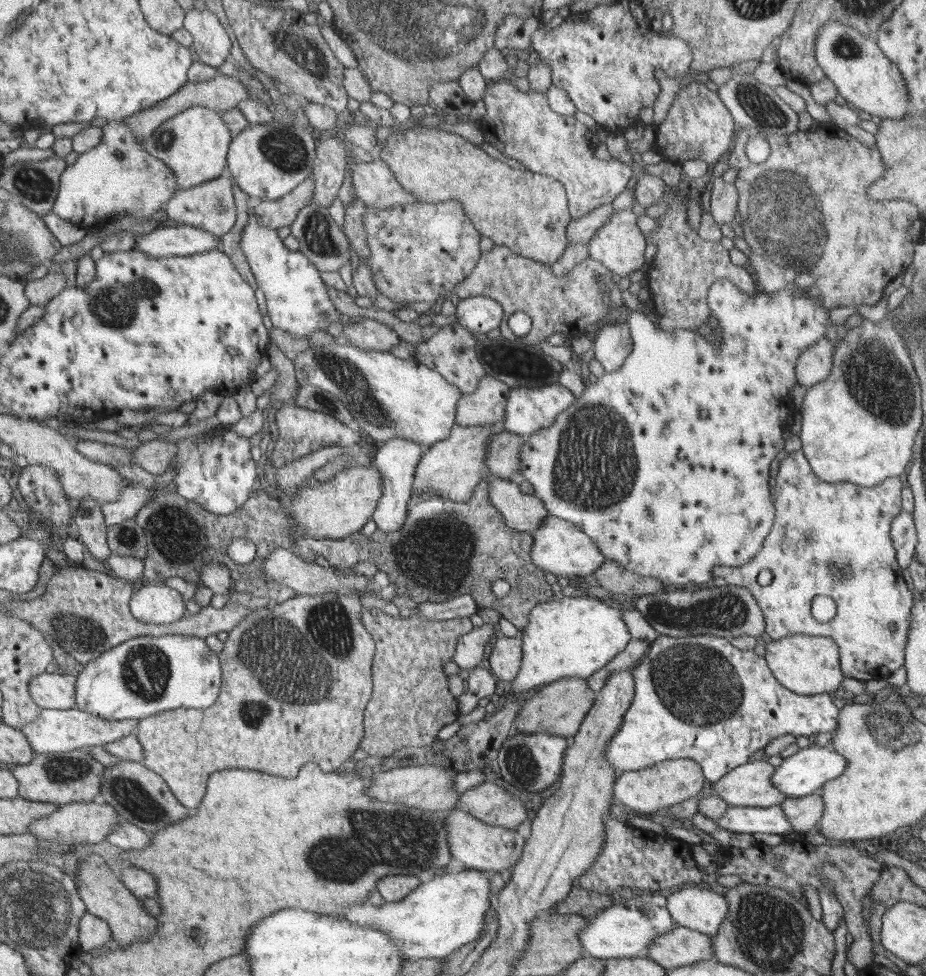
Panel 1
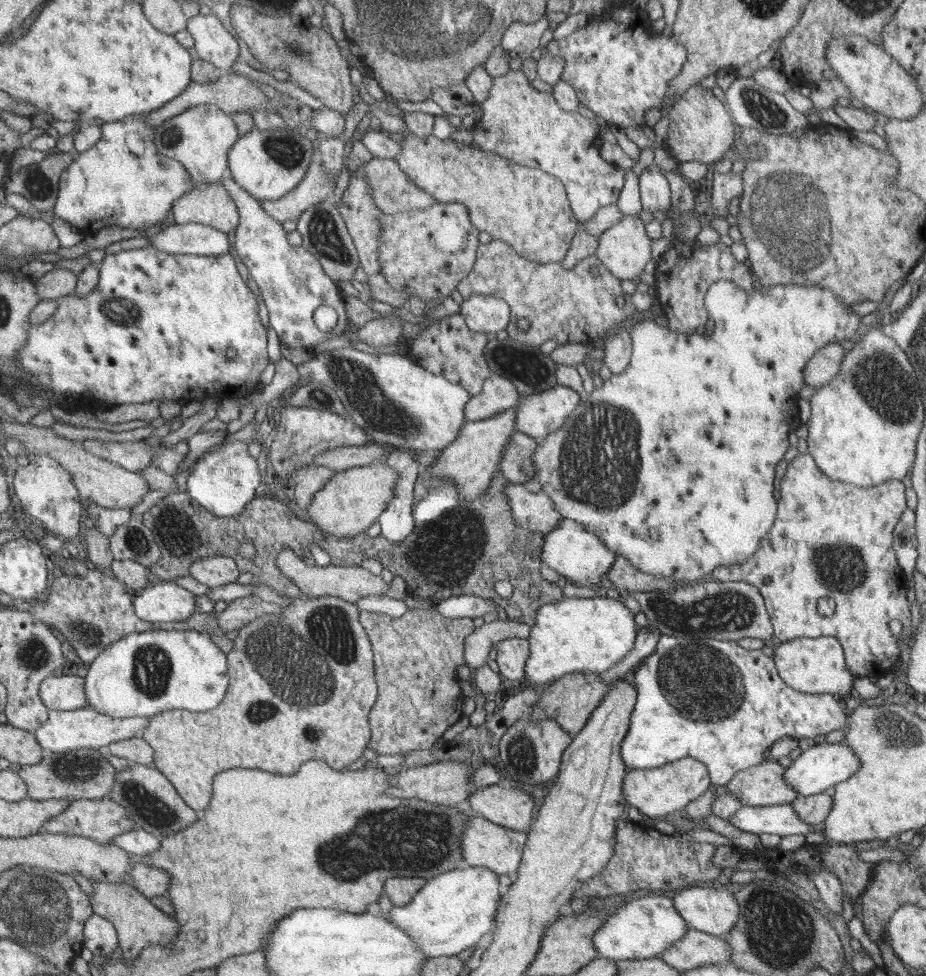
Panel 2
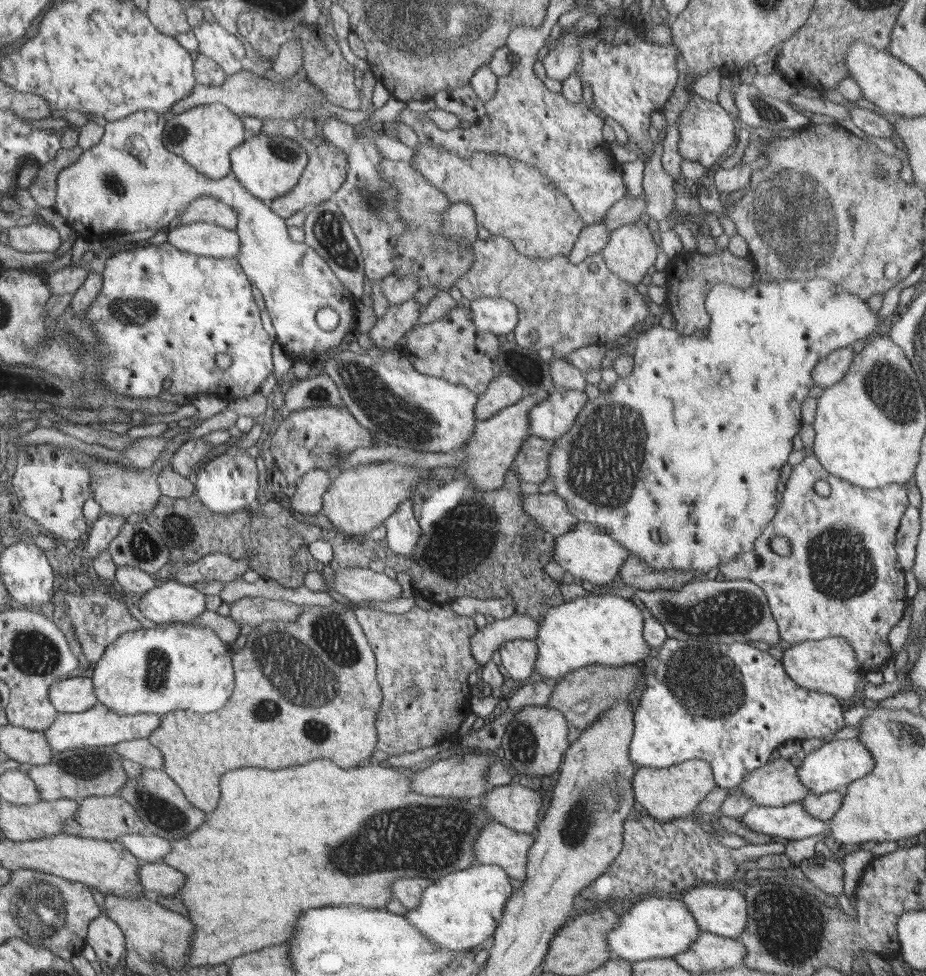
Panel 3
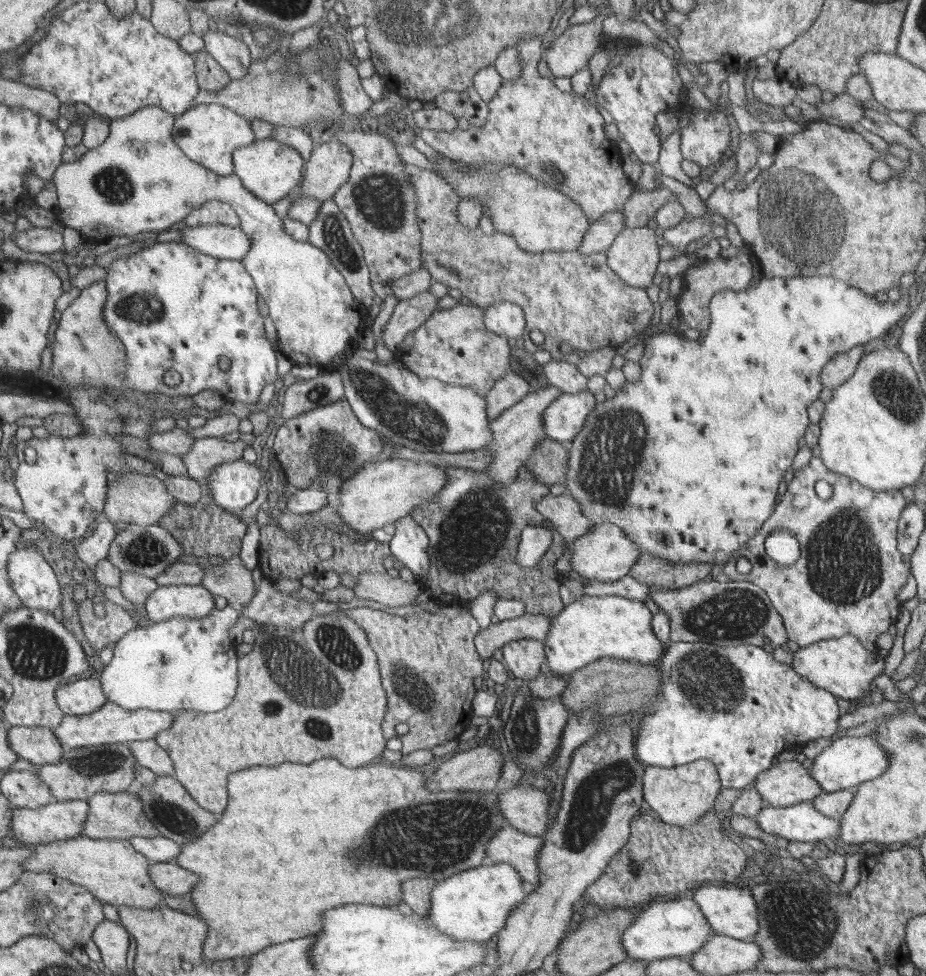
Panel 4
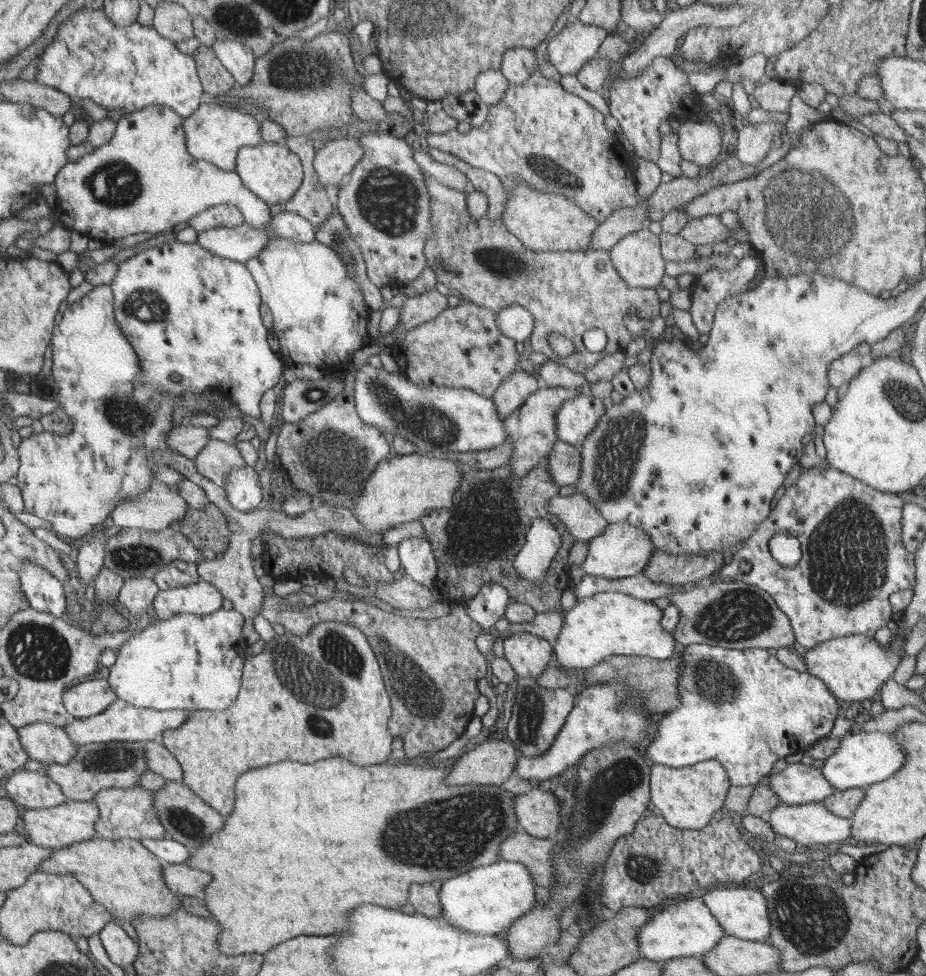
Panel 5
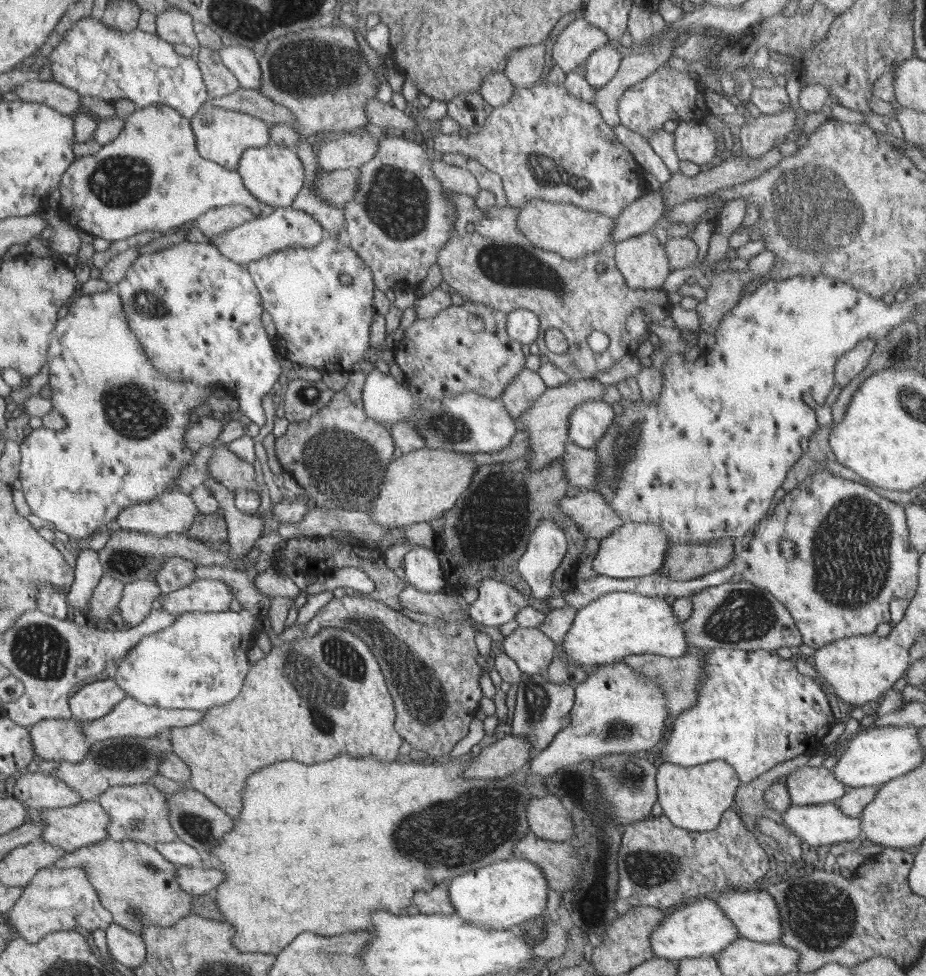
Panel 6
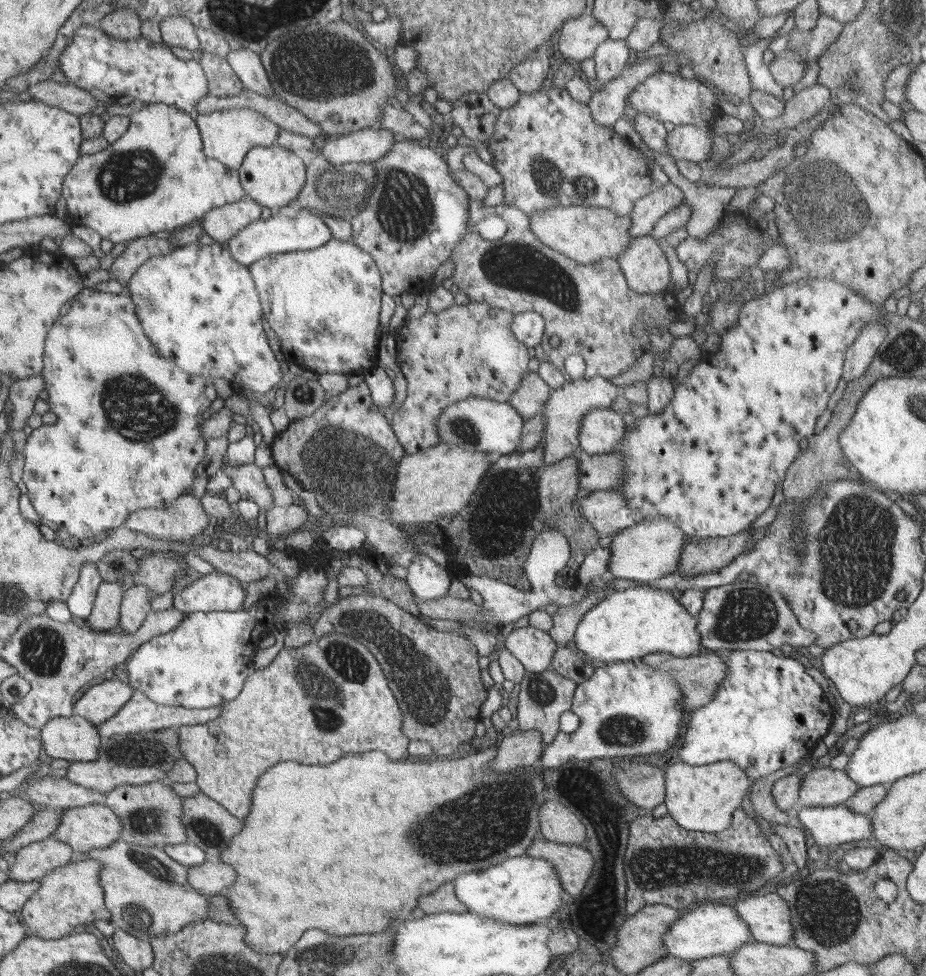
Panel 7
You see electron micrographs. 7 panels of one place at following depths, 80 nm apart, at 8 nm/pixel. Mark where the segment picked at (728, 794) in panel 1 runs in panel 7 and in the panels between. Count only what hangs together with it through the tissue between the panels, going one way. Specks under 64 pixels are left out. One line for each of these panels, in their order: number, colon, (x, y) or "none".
2: (763, 785)
3: (777, 783)
4: (787, 783)
5: (798, 784)
6: (807, 785)
7: (821, 786)

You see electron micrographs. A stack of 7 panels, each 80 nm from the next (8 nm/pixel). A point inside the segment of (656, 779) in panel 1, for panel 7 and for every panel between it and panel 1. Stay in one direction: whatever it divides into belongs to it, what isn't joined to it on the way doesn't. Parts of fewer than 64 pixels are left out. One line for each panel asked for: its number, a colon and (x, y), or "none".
2: (656, 793)
3: (674, 792)
4: (681, 795)
5: (688, 798)
6: (695, 798)
7: (703, 798)

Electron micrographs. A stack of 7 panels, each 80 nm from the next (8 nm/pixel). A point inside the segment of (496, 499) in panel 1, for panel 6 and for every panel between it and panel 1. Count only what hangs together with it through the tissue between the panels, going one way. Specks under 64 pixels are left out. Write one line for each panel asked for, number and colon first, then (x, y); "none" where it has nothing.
2: (536, 511)
3: (551, 513)
4: (562, 513)
5: (581, 516)
6: (597, 519)

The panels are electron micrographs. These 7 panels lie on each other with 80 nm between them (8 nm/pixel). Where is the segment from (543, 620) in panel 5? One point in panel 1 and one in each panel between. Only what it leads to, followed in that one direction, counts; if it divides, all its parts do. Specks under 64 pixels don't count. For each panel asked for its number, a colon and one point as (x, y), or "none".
1: (471, 647)
2: (477, 645)
3: (485, 642)
4: (537, 627)

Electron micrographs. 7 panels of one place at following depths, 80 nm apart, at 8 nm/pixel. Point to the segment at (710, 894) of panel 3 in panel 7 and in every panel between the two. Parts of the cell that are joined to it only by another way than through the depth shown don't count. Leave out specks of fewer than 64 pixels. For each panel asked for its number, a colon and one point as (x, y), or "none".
4: (733, 912)
5: (744, 914)
6: (756, 915)
7: (768, 916)

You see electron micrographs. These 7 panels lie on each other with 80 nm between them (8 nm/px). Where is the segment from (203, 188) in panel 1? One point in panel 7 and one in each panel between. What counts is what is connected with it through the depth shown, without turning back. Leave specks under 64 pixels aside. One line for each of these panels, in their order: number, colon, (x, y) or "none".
2: (210, 204)
3: (206, 209)
4: (213, 212)
5: (219, 215)
6: (216, 221)
7: (222, 224)

